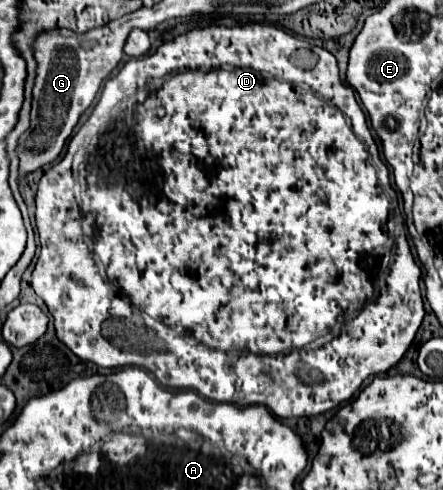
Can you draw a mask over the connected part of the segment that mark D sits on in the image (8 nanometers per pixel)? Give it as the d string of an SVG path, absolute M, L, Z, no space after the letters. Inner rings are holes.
M247 22L246 25L236 25L236 27L224 27L224 25L210 25L210 27L202 27L202 29L192 29L184 35L178 35L176 39L162 43L152 55L140 57L140 59L130 59L120 71L118 75L114 75L112 79L106 81L100 101L96 103L92 115L87 122L80 128L76 134L81 134L84 138L84 157L78 165L78 177L74 179L74 165L72 165L72 157L76 151L76 145L70 145L66 157L62 161L52 165L40 179L38 183L38 193L36 193L36 229L40 235L40 255L36 261L36 267L32 271L32 289L34 293L46 303L52 319L54 319L54 327L56 327L56 335L58 339L72 351L76 353L80 359L90 361L98 367L104 369L116 369L116 367L142 367L148 369L150 373L156 375L156 379L164 385L165 388L182 389L182 391L198 391L198 395L206 395L206 399L214 399L220 403L232 403L236 407L250 407L250 405L264 405L266 409L270 409L276 417L282 419L290 419L290 417L310 417L310 415L320 415L324 411L330 411L346 401L352 399L352 395L360 389L360 385L378 373L386 373L390 367L394 367L404 353L408 351L408 347L414 341L414 335L426 315L424 311L424 303L422 303L422 293L420 293L420 267L416 265L414 257L408 247L408 241L404 241L404 245L400 247L400 253L396 253L394 263L392 263L392 237L388 233L388 215L390 215L390 201L384 195L382 187L378 185L378 175L376 169L370 165L368 157L370 153L366 151L366 141L374 141L371 131L367 124L367 119L364 117L364 111L360 109L360 105L356 103L354 97L354 89L350 85L346 85L340 79L340 69L338 69L338 61L336 57L324 49L318 47L314 43L310 43L308 39L300 39L280 27L274 25L262 25L258 22ZM92 233L92 251L98 255L100 263L106 269L106 279L100 277L98 273L98 265L92 259L92 253L88 249L88 235ZM144 335L154 335L154 339L160 343L160 349L154 351L150 349L142 337ZM302 399L318 399L318 403L306 403L306 407L302 407Z

